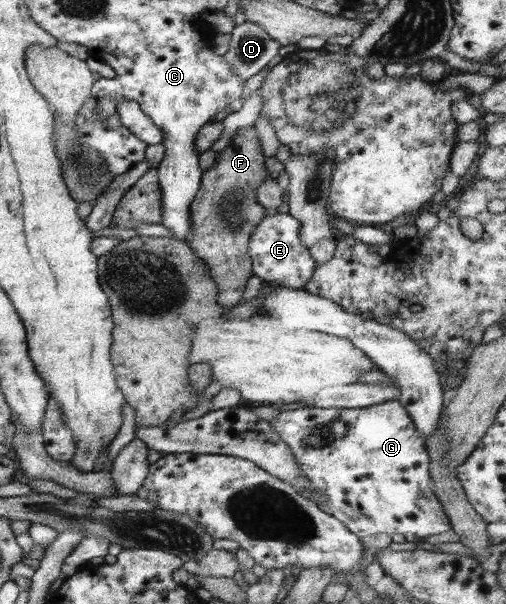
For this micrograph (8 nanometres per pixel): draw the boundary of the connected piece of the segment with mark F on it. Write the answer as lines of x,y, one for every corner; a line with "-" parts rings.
252,127
239,129
230,144
216,153
216,163
202,174
200,190
190,204
190,236
186,242
210,270
211,278
218,284
218,304
232,308
242,300
246,282
252,276
252,258
248,254
248,241
258,222
266,217
265,208
257,199
256,191
264,179
274,179
267,170
266,156
262,154
260,140

